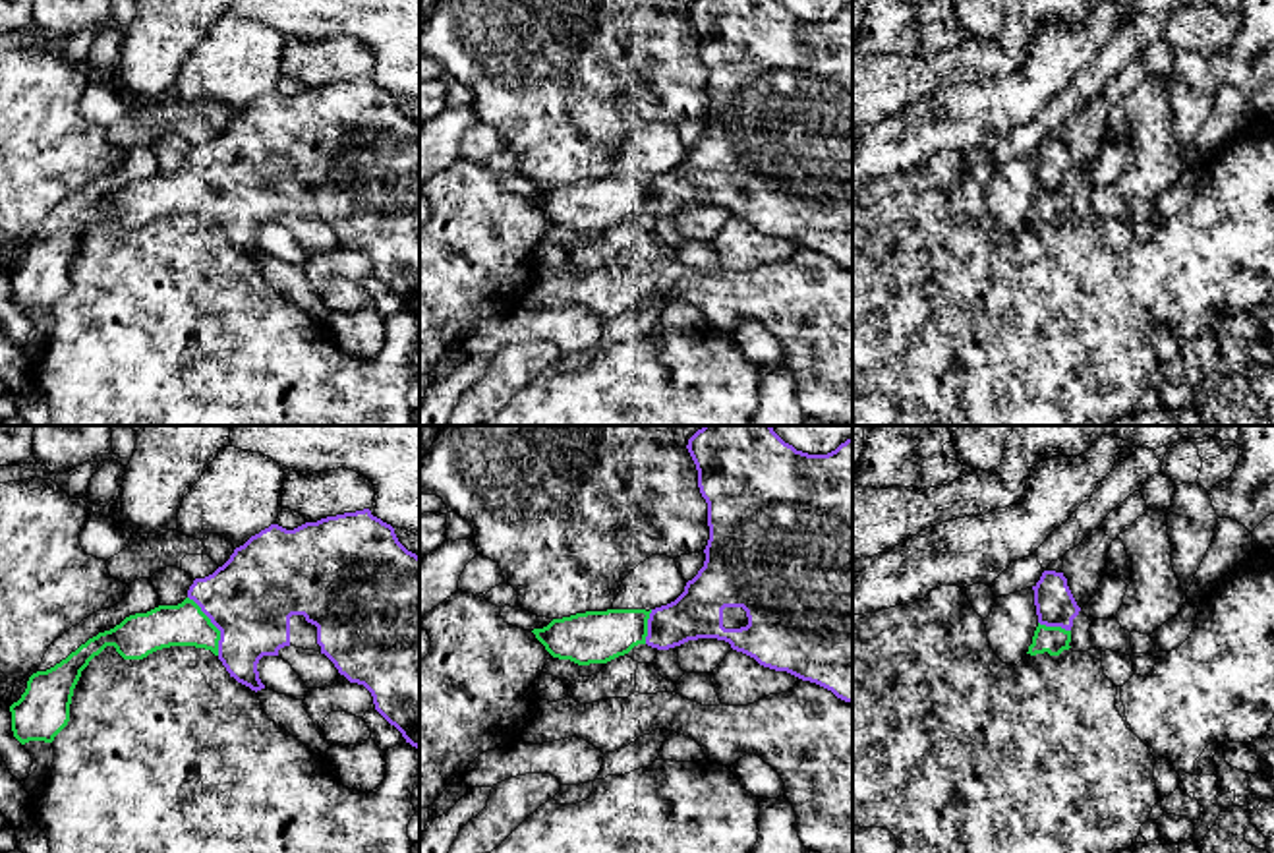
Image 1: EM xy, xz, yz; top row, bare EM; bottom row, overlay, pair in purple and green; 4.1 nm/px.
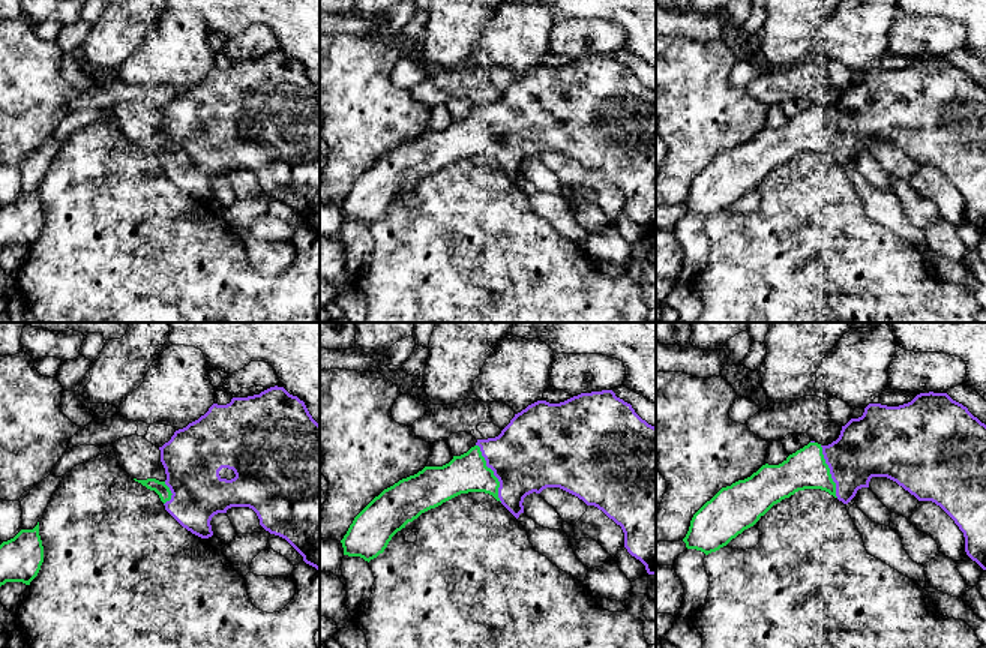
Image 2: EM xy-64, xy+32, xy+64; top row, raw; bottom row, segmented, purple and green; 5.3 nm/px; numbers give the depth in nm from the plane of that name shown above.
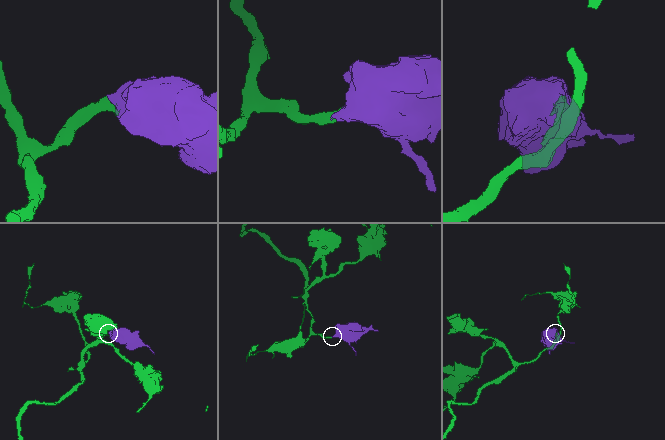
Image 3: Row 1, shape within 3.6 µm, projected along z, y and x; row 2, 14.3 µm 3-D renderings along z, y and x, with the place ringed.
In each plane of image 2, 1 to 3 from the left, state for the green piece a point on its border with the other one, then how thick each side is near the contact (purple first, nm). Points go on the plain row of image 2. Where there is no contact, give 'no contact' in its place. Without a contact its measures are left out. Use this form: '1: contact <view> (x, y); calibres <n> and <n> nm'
1: contact xy-64 (171, 156); calibres 320 and 70 nm
2: contact xy+32 (494, 137); calibres 400 and 200 nm
3: contact xy+64 (830, 135); calibres 320 and 220 nm

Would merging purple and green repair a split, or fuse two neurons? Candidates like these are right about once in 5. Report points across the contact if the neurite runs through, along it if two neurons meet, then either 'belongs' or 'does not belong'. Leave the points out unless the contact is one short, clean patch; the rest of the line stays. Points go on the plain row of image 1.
belongs

